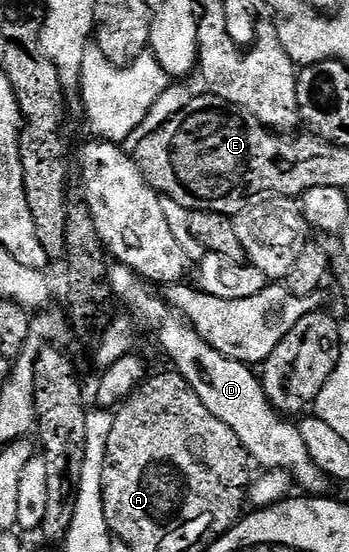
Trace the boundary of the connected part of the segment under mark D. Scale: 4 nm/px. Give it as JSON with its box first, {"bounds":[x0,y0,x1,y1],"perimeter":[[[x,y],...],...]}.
{"bounds":[109,262,328,497],"perimeter":[[[115,262],[109,268],[109,283],[113,298],[127,303],[142,319],[147,319],[152,326],[158,327],[158,339],[164,350],[170,354],[174,362],[173,370],[188,381],[188,385],[204,401],[204,409],[212,413],[212,417],[220,417],[236,437],[240,437],[240,445],[249,453],[251,460],[258,463],[266,471],[286,471],[295,484],[303,487],[303,492],[314,497],[327,494],[328,476],[318,468],[316,461],[304,446],[304,437],[300,437],[298,423],[283,416],[268,401],[262,380],[256,374],[253,366],[232,361],[224,357],[208,341],[201,339],[189,323],[176,314],[173,307],[166,302],[161,294],[154,292],[155,288],[132,269],[123,263]]]}

